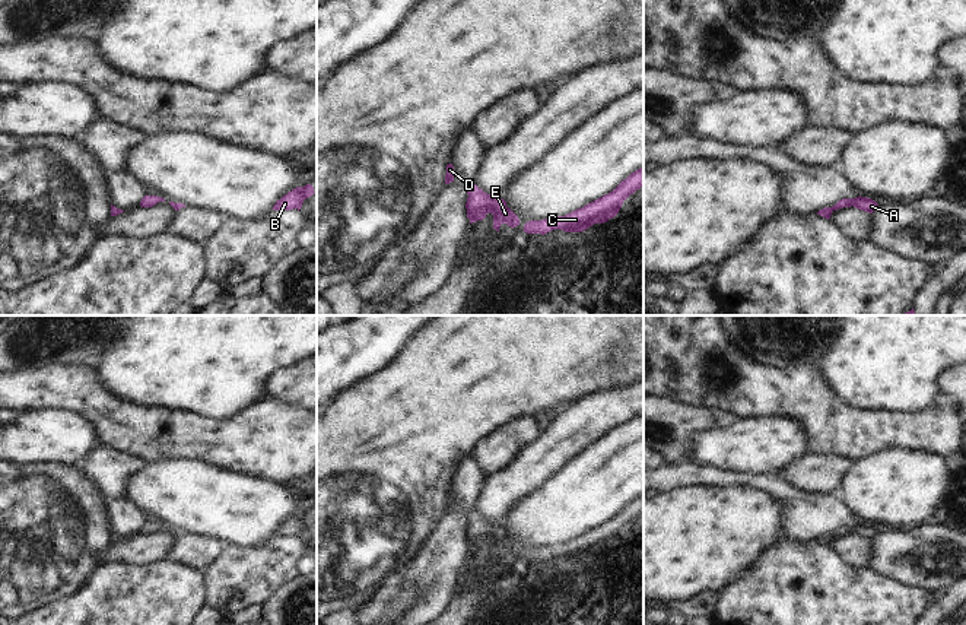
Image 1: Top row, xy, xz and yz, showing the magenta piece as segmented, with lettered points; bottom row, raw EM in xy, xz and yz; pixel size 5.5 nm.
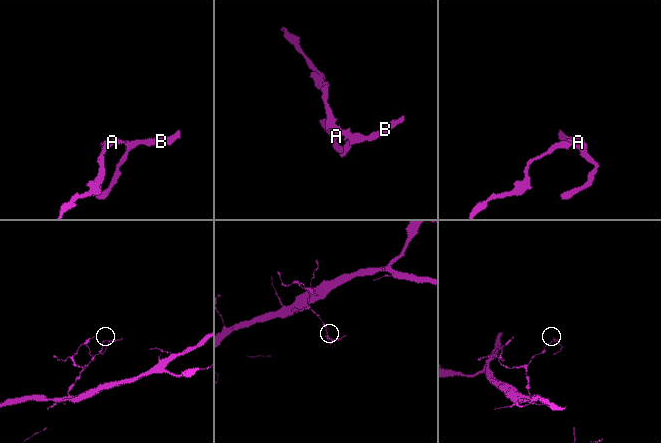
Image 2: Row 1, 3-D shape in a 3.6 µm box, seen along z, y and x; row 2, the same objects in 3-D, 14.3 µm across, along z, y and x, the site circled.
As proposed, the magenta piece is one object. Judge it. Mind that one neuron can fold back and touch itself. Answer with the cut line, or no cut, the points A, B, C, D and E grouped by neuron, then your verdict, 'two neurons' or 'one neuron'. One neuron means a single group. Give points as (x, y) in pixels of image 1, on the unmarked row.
cut none; groups A B C D E; one neuron

